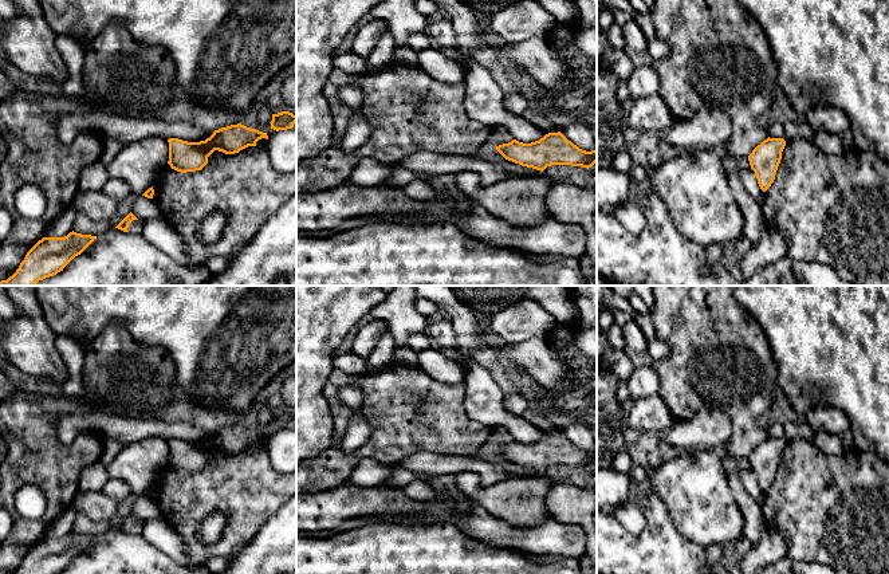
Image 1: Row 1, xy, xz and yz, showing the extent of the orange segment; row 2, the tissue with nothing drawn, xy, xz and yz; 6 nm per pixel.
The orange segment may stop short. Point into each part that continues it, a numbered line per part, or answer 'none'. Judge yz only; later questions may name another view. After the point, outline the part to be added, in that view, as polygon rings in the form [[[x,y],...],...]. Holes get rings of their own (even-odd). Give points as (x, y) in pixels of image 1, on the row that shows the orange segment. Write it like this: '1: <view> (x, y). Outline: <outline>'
none

